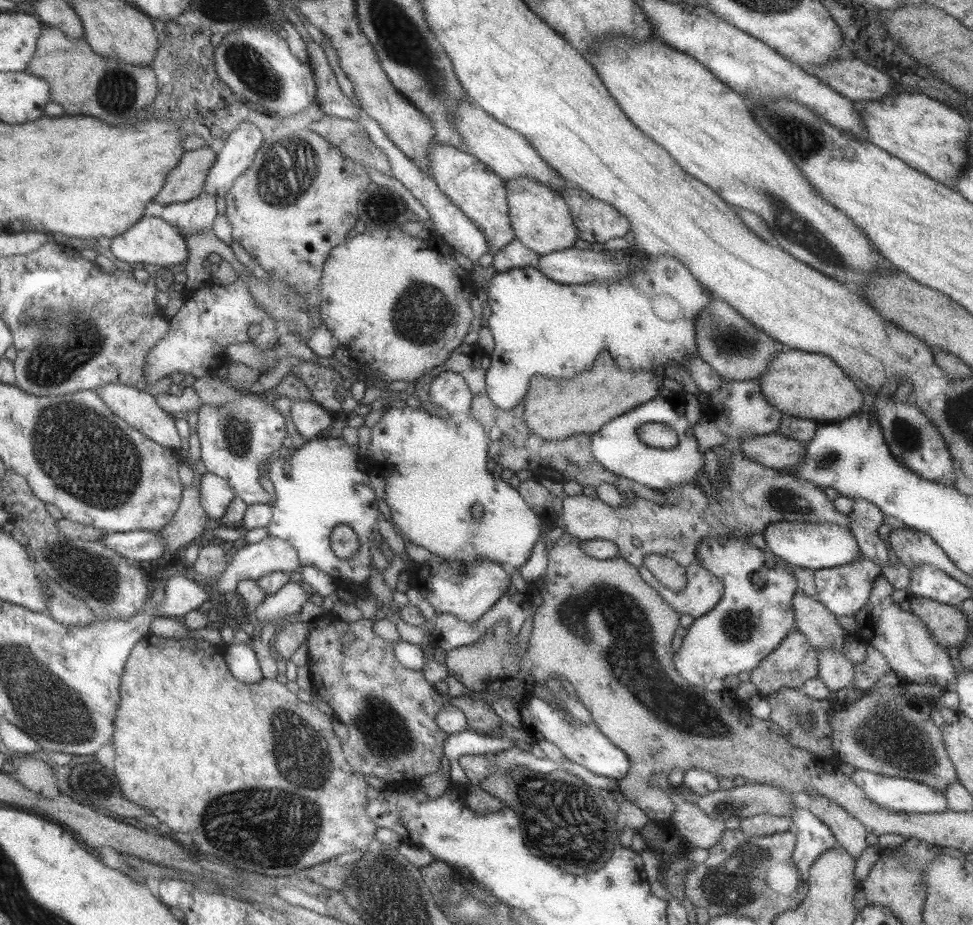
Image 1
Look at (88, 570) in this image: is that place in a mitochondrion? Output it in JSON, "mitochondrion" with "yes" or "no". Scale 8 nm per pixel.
{"mitochondrion":"yes"}

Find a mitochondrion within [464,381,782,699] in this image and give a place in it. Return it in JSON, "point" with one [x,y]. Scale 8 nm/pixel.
{"point":[738,625]}

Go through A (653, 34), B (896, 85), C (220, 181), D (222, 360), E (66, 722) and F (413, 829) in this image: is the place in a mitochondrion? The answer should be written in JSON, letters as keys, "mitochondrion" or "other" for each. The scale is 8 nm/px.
{"A":"other","B":"other","C":"other","D":"other","E":"mitochondrion","F":"other"}

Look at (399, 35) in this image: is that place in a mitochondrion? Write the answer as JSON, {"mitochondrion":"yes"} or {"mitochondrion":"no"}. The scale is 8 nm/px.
{"mitochondrion":"yes"}

